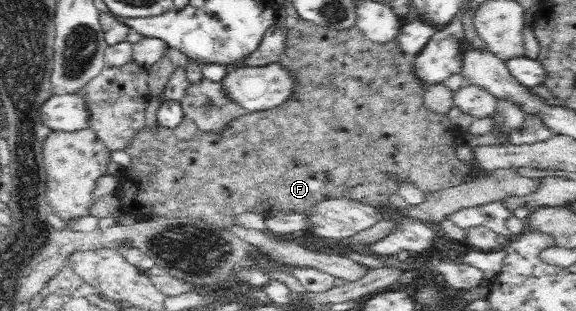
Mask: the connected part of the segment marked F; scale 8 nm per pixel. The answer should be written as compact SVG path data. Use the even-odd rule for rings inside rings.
M298 20L292 23L291 30L287 34L285 52L280 55L279 62L290 68L290 71L294 72L300 81L297 94L284 106L270 111L246 112L238 119L226 123L221 130L214 132L199 130L196 136L187 141L180 140L173 133L173 129L161 126L158 130L152 132L144 128L135 136L132 144L133 148L126 150L132 158L132 169L122 168L118 175L102 176L98 180L97 195L100 197L106 196L114 190L122 189L124 190L124 196L122 196L124 208L126 208L126 212L130 212L134 216L152 216L153 218L158 214L164 215L164 217L194 217L228 228L228 226L234 224L234 216L246 212L261 214L278 213L280 211L285 214L288 214L288 212L310 213L312 207L328 198L352 199L368 202L372 204L372 207L388 208L391 193L397 193L399 185L403 182L416 185L418 189L426 193L428 190L445 189L459 185L462 182L462 174L466 174L466 172L470 172L472 180L482 177L483 172L479 169L478 160L466 162L466 160L462 160L462 156L458 156L458 145L463 144L462 137L464 136L464 132L459 130L458 124L454 124L454 120L450 120L450 116L435 114L427 110L426 106L423 106L426 83L415 74L412 56L404 54L399 49L396 41L386 42L386 44L370 42L361 34L360 28L356 25L350 30L332 31L304 20ZM434 168L438 168L438 174L441 174L442 182L440 182L440 178L436 178L436 182L434 182Z

